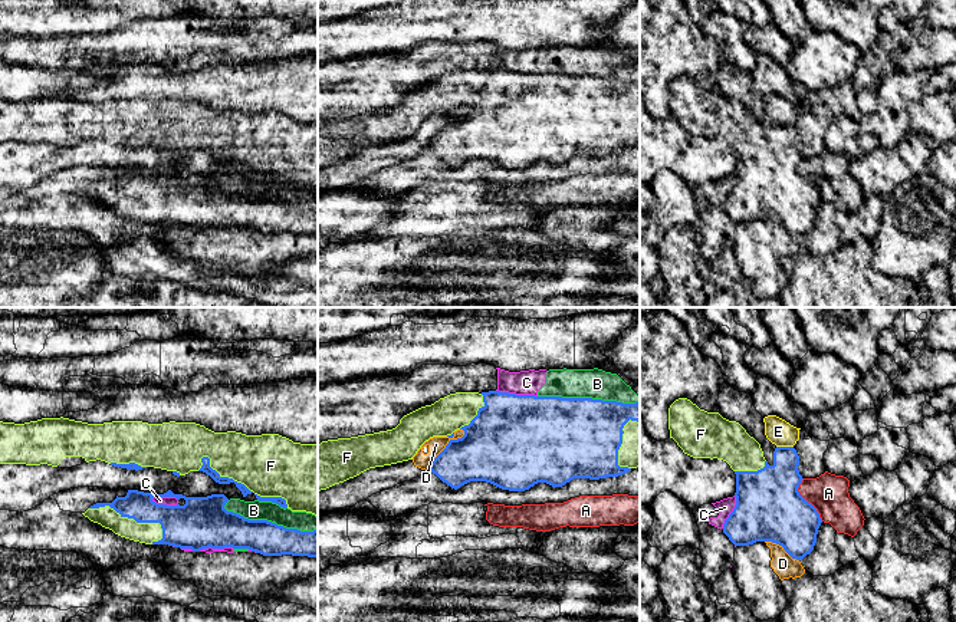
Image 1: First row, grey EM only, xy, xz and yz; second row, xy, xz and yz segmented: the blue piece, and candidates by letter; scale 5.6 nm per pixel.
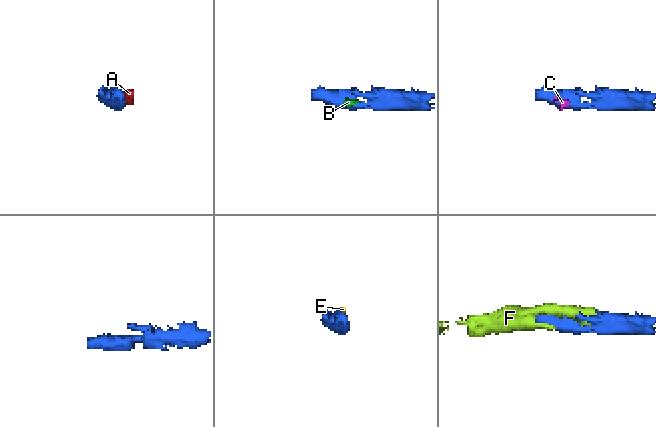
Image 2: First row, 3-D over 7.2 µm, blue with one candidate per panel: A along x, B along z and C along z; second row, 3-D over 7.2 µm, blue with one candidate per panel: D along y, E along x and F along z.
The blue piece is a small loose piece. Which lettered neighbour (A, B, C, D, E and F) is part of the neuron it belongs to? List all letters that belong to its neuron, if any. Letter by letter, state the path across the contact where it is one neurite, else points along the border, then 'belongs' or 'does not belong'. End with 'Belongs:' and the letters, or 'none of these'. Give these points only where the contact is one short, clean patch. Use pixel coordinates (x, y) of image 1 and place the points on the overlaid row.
A: does not belong
B: does not belong
C: does not belong
D: does not belong
E: does not belong
F: belongs
Belongs: F

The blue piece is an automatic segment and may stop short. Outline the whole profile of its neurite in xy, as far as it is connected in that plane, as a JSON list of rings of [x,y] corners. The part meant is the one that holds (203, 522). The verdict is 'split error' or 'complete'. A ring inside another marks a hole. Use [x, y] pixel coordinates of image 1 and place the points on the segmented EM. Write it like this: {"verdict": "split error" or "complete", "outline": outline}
{"verdict": "split error", "outline": [[[128,490],[125,497],[96,503],[82,514],[121,537],[145,544],[168,544],[193,552],[233,547],[263,556],[318,557],[318,529],[300,532],[267,520],[249,520],[227,511],[227,501],[224,494],[185,497],[171,490],[164,494]],[[154,497],[184,498],[185,504],[157,504]]]}

